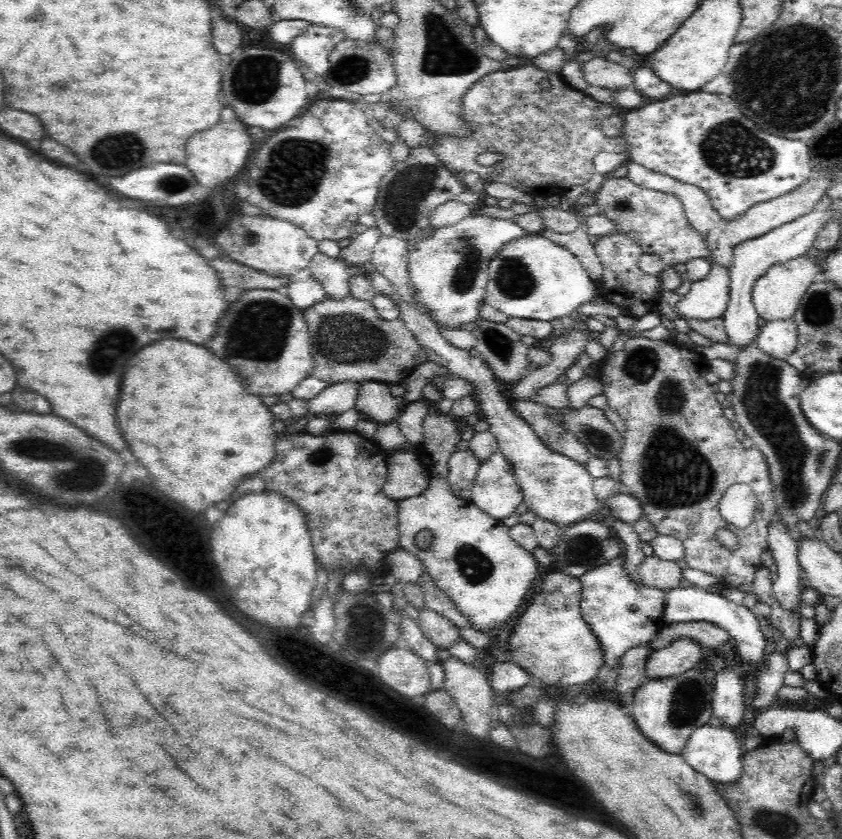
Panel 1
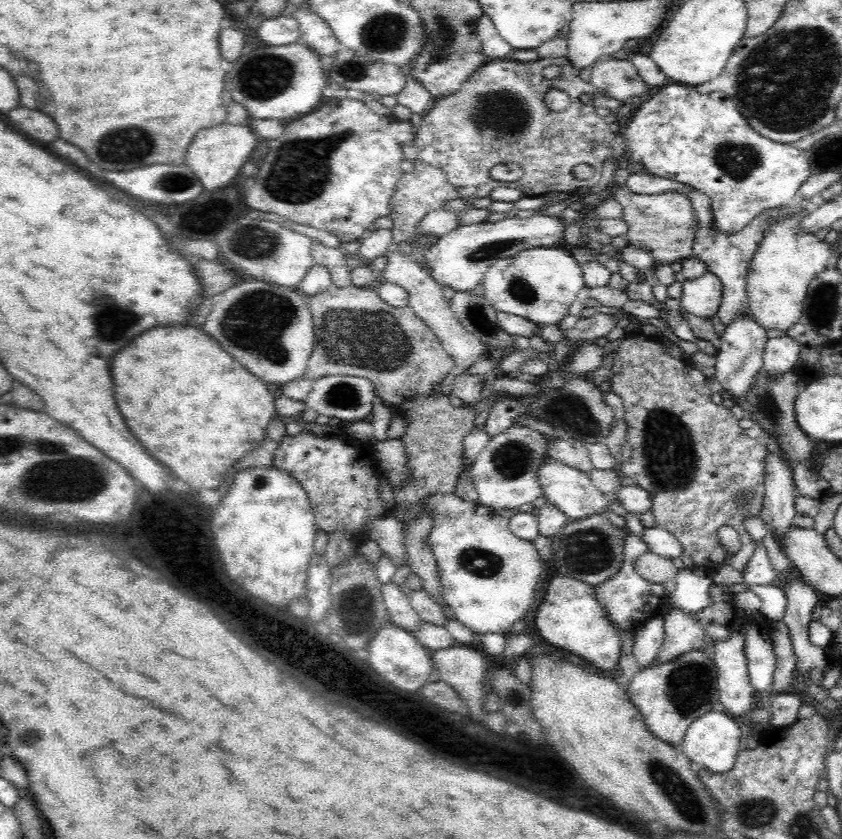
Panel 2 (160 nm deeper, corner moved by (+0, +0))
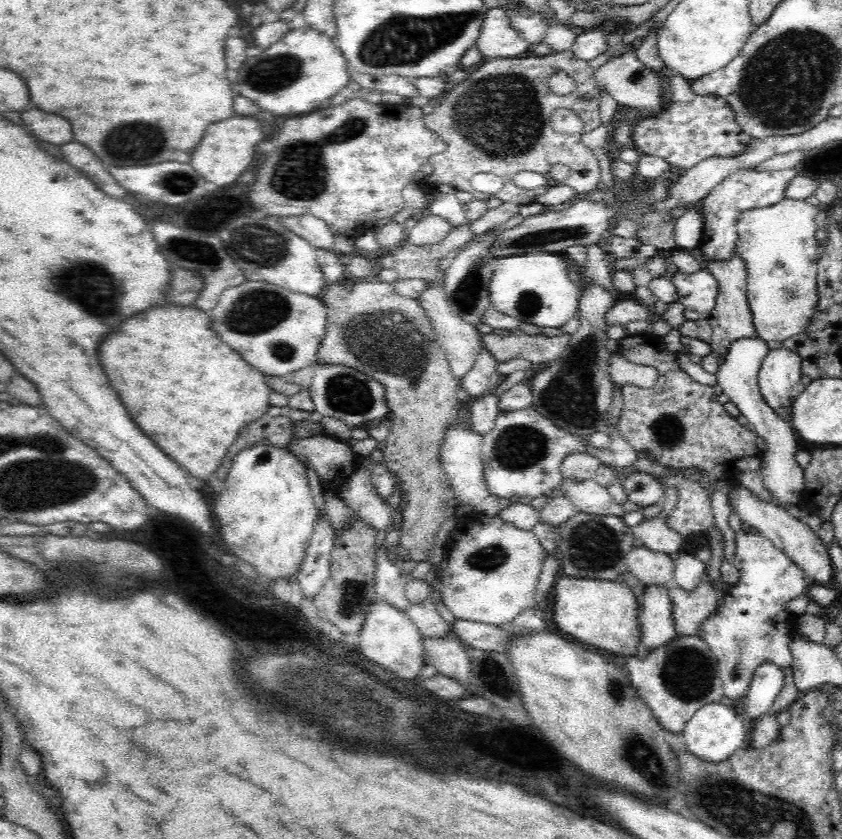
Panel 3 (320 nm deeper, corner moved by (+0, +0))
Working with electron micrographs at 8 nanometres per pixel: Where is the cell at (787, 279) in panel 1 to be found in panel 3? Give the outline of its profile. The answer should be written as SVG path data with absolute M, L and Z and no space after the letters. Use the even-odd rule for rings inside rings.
M784 198L782 202L774 204L769 207L750 209L739 214L736 226L738 231L738 238L735 250L740 258L744 260L748 274L747 274L747 301L749 302L750 310L752 311L752 318L754 321L754 326L757 331L757 336L762 339L762 341L786 341L798 334L804 333L805 329L808 328L810 320L813 316L814 310L818 304L818 283L817 283L817 270L819 256L822 252L822 245L819 246L816 242L816 237L814 233L817 230L816 222L814 218L819 212L819 207L812 206L806 202L806 200L793 200L790 198Z

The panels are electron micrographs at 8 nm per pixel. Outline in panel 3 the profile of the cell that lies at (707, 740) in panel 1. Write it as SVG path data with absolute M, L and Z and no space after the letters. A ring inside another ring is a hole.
M718 702L705 704L685 724L681 732L686 740L686 750L711 763L718 763L730 758L739 748L744 746L744 738L748 724L744 724L744 715L738 713L730 705Z

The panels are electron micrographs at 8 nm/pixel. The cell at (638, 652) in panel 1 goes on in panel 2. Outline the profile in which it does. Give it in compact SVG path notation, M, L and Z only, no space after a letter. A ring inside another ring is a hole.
M663 616L649 618L635 628L632 654L641 670L648 668L658 660L665 640Z

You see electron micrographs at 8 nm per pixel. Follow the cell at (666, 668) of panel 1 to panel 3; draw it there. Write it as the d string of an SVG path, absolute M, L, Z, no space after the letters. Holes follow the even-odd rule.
M706 575L692 594L687 594L687 591L677 584L668 585L668 590L672 600L672 619L676 636L702 635L700 628L711 612L716 610L718 602L710 577Z

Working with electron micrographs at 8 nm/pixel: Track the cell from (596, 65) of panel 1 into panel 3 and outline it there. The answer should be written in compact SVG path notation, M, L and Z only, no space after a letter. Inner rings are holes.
M630 52L610 59L606 64L598 67L593 78L617 104L631 107L634 111L647 108L657 112L665 106L662 103L662 80L660 80L660 76L638 60L636 53Z

